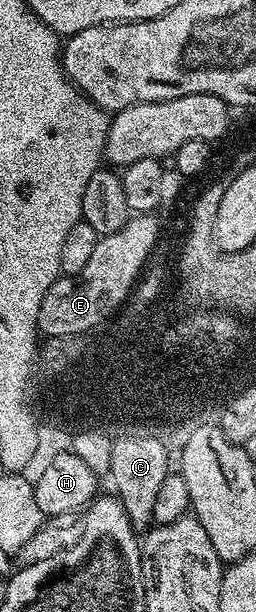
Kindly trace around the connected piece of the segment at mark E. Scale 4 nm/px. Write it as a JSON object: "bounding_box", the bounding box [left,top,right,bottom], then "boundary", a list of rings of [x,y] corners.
{"bounding_box":[38,214,160,338],"boundary":[[[140,214],[127,220],[116,232],[101,235],[84,269],[60,276],[48,292],[44,292],[38,313],[39,335],[46,338],[76,337],[97,331],[105,318],[112,317],[117,310],[119,313],[126,306],[131,290],[157,244],[159,233],[160,222],[158,224],[150,214]]]}

